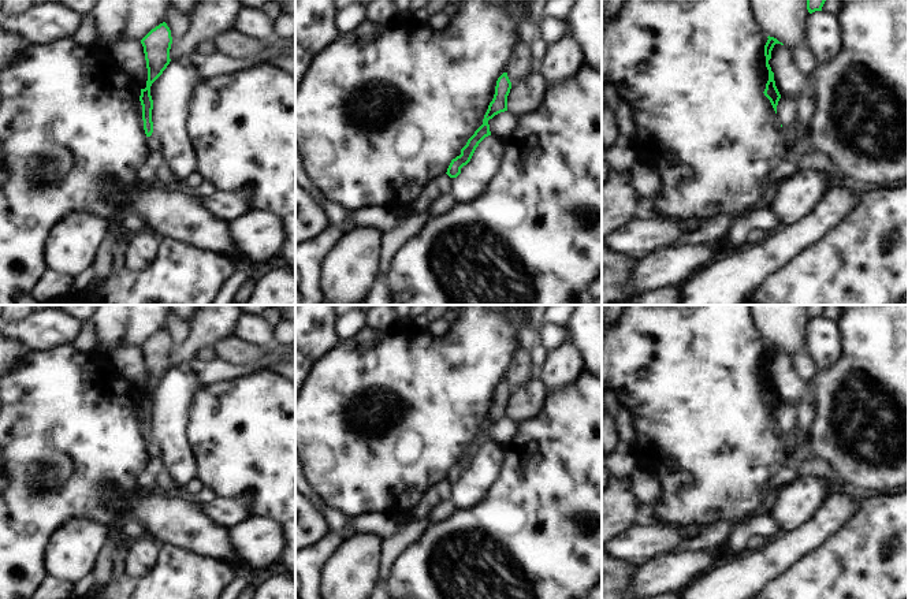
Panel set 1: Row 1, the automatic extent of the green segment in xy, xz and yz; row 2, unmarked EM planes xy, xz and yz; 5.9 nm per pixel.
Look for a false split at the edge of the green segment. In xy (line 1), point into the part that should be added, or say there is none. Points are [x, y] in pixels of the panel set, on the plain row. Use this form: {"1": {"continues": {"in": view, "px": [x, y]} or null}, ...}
{"1": {"continues": null}}

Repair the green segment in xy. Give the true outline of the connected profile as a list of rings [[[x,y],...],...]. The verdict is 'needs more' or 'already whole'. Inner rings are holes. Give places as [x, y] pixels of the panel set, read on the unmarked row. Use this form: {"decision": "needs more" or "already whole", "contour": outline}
{"decision": "already whole", "contour": [[[165,328],[152,335],[142,346],[148,387],[146,394],[141,395],[139,408],[142,412],[142,427],[146,443],[153,439],[152,416],[153,406],[150,402],[152,390],[163,380],[170,371],[170,356],[172,350],[171,336]]]}

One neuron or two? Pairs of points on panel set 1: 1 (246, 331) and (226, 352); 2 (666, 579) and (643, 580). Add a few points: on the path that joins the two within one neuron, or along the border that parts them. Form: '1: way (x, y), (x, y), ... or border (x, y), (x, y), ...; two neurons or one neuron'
1: border (235, 335), (267, 349); two neurons
2: way (661, 579), (648, 580); one neuron

